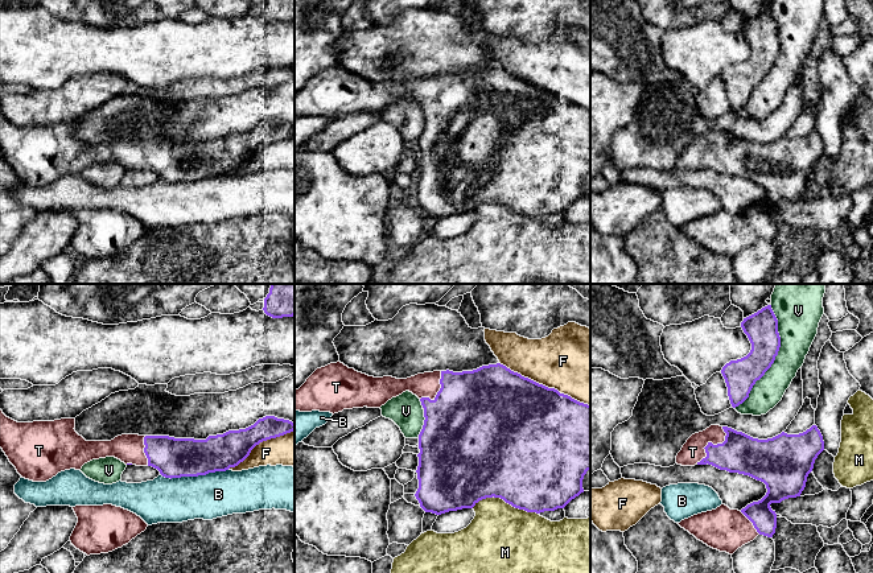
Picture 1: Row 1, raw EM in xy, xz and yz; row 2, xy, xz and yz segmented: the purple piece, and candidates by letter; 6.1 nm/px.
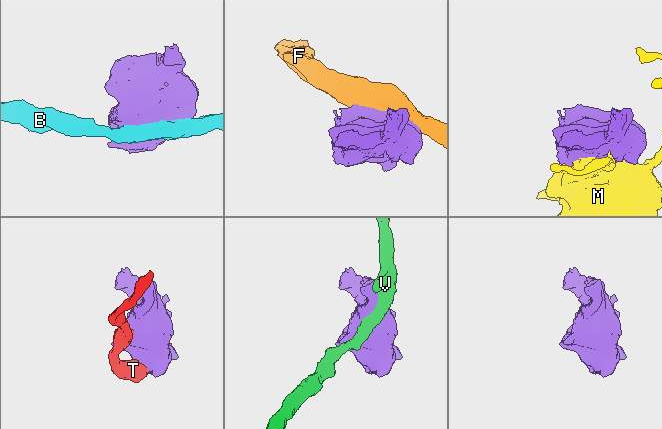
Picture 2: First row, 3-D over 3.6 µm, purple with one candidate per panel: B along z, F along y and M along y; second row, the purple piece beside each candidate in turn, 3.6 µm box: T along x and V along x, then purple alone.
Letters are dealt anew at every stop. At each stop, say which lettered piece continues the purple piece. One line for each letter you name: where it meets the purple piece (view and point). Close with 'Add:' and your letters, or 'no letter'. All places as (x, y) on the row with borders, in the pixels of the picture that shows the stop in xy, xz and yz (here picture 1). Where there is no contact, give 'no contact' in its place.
T: yz (712, 444)
Add: T

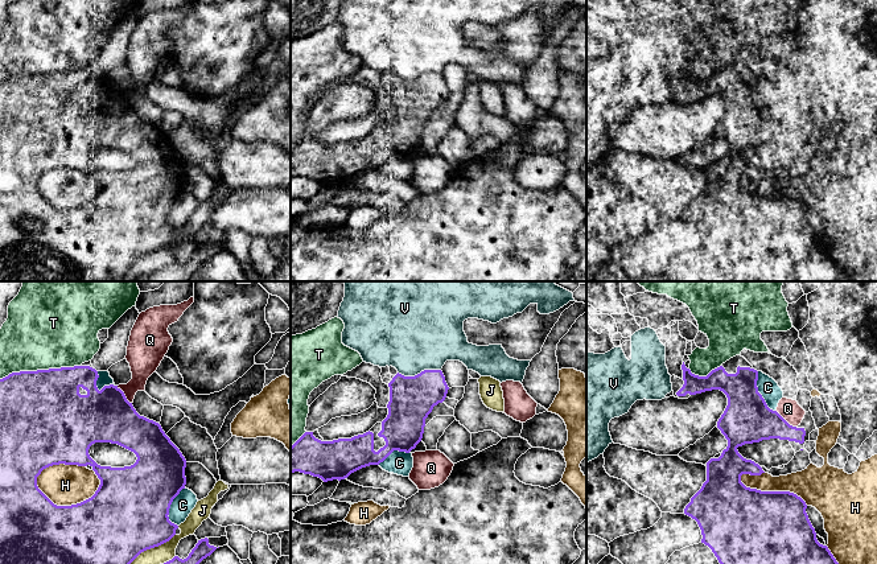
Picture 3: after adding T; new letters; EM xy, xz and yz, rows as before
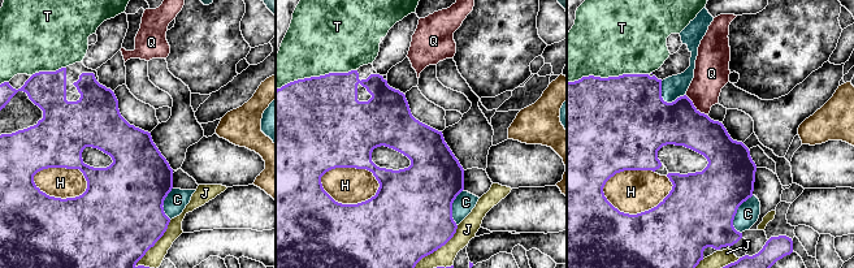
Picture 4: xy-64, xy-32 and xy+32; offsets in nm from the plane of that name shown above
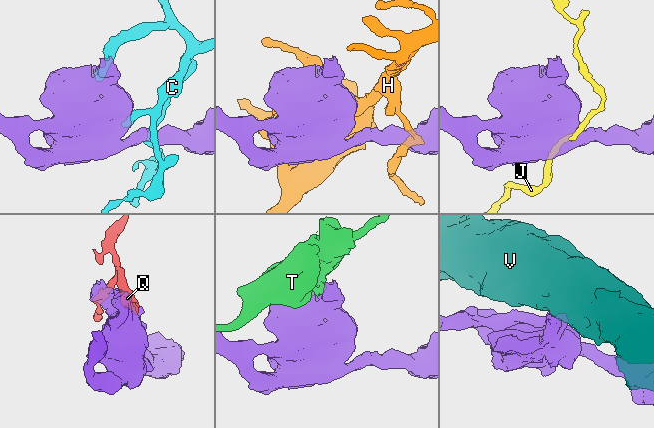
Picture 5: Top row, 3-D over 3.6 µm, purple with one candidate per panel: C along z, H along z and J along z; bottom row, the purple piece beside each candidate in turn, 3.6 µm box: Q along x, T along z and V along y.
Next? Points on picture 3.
Add: no letter

